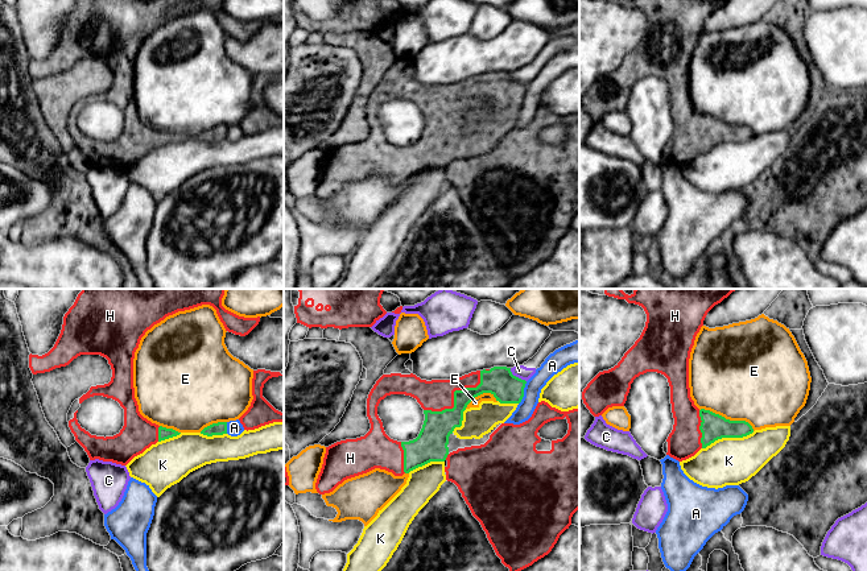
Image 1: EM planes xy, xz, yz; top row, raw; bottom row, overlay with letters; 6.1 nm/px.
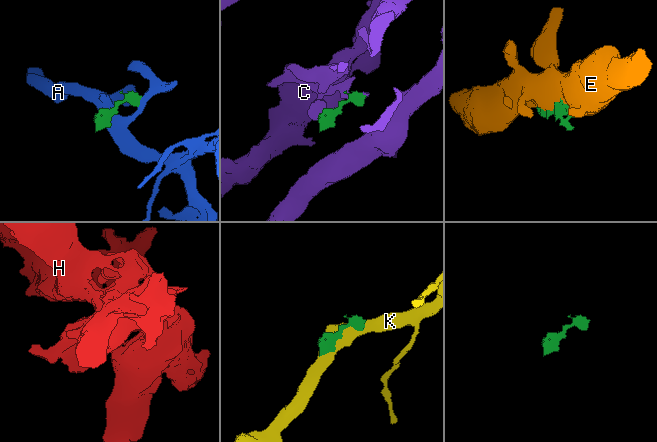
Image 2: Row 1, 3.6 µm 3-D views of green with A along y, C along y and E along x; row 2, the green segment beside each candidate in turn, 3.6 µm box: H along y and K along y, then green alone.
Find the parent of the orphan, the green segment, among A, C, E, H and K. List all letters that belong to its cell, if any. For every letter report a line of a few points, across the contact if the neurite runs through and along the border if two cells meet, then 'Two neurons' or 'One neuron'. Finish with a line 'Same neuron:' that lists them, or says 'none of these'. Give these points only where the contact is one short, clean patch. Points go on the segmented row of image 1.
A: Line: xz (527, 381), (519, 404). Two neurons
C: Two neurons
E: Two neurons
H: One neuron
K: Two neurons
Same neuron: H

